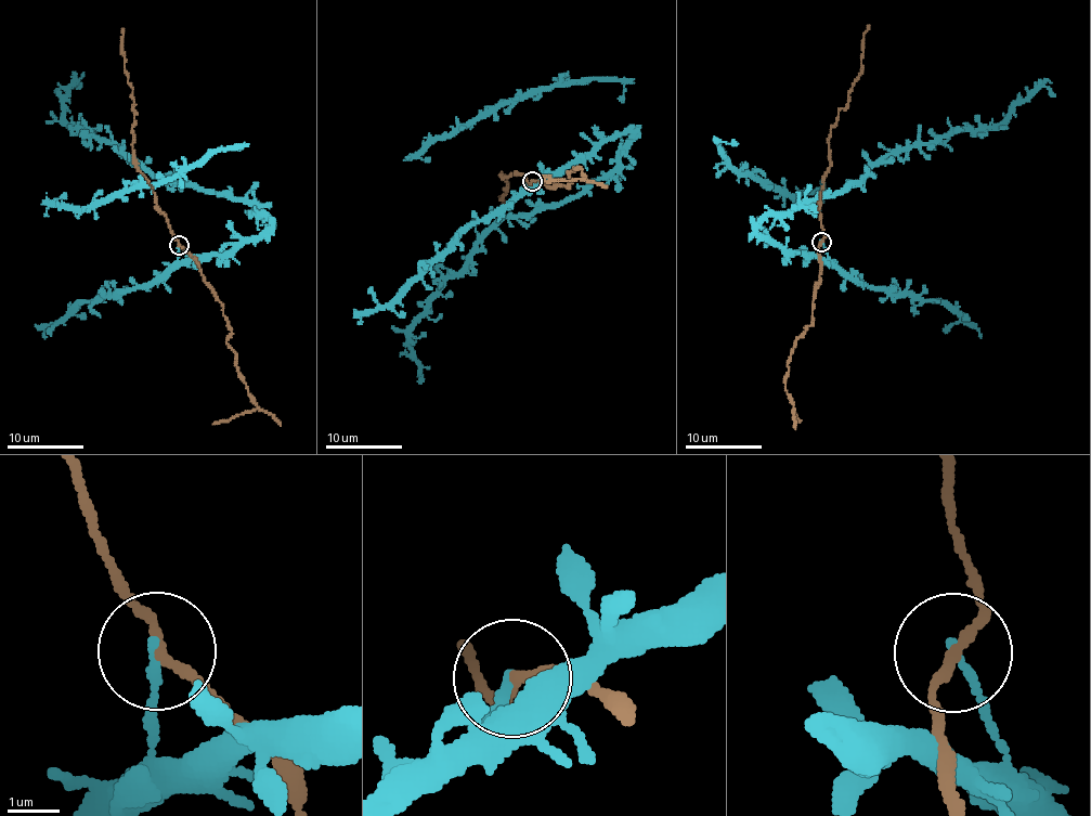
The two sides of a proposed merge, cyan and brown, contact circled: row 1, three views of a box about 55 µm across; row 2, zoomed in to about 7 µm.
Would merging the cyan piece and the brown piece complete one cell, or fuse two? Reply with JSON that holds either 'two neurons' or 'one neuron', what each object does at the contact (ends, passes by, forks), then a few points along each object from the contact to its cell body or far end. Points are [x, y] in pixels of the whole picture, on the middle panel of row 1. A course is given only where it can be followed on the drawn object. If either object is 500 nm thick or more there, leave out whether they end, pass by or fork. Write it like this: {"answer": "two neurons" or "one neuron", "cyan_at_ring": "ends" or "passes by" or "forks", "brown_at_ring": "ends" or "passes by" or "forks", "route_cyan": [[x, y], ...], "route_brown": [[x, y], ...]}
{"answer": "one neuron", "cyan_at_ring": "ends", "brown_at_ring": "passes by", "route_cyan": [[531, 182], [527, 189], [605, 142], [634, 137], [575, 195], [507, 215], [477, 245], [407, 332], [420, 383]], "route_brown": [[531, 182], [570, 186], [572, 182], [567, 172], [574, 167], [581, 169], [587, 180], [558, 181], [541, 176]]}

